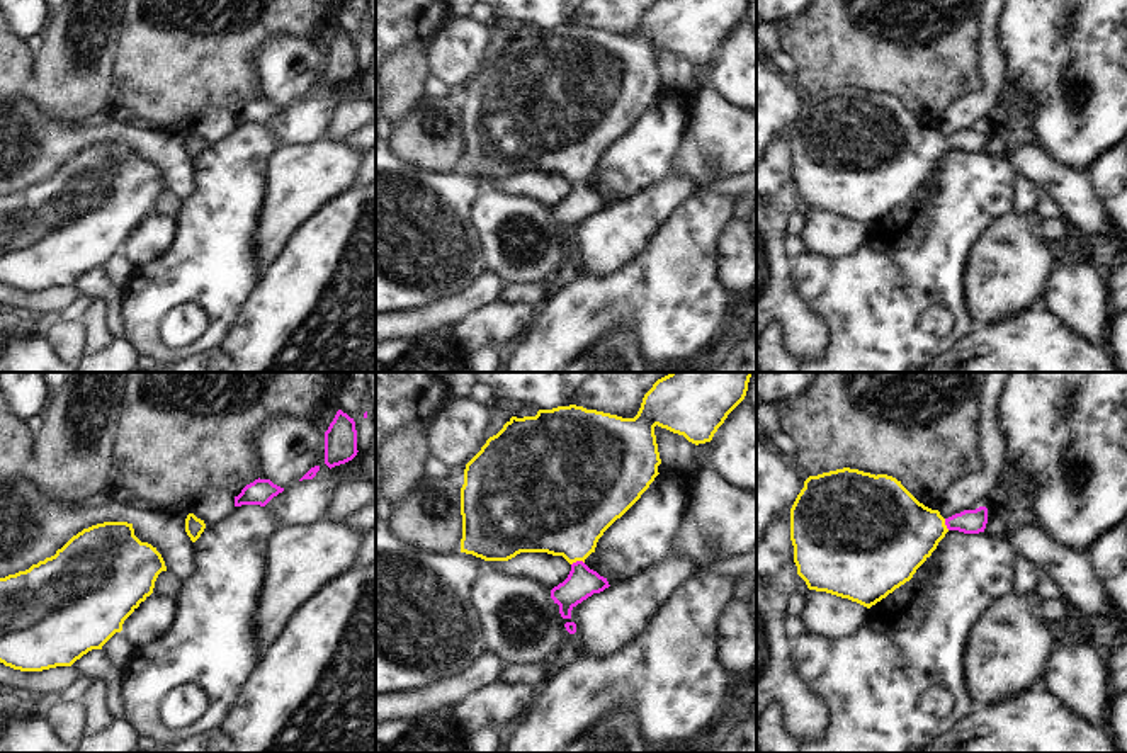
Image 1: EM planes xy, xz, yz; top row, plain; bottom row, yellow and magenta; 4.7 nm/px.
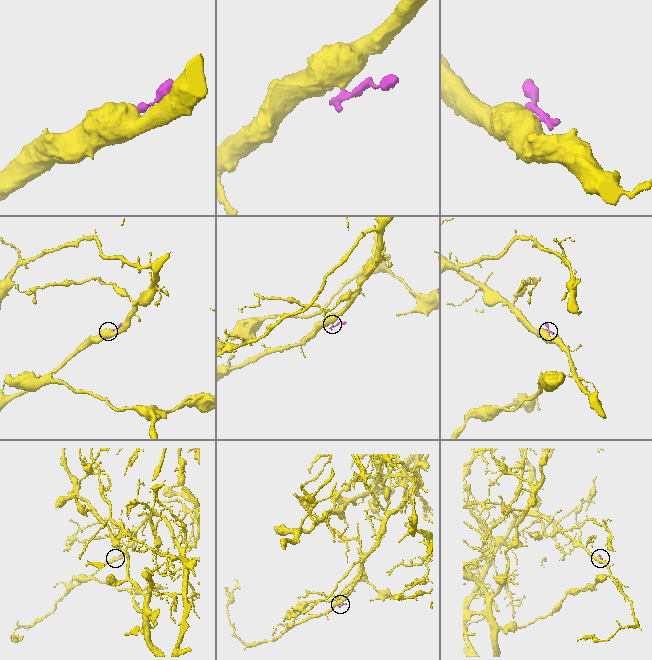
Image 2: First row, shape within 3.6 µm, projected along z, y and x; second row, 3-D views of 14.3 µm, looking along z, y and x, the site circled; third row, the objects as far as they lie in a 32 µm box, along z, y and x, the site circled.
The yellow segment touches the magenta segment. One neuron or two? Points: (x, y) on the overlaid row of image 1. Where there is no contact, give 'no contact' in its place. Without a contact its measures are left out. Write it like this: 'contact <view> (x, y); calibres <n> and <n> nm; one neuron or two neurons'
contact xz (577, 560); calibres 440 and 150 nm; one neuron

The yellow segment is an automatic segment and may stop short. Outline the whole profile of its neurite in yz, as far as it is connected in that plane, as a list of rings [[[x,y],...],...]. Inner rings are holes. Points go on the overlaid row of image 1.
[[[836,469],[809,476],[790,508],[790,541],[797,575],[809,590],[826,592],[867,609],[913,578],[949,530],[984,532],[988,508],[943,518],[887,474]]]

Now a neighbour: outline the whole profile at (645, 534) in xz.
[[[668,471],[660,473],[641,498],[598,539],[597,573],[617,585],[666,558],[687,510],[685,483]]]

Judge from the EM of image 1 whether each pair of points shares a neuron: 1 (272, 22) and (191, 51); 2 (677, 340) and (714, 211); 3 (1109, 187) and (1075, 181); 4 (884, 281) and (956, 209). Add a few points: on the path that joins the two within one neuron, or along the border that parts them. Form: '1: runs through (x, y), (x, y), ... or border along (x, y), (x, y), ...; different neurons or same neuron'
1: runs through (252, 28), (243, 33), (211, 36); same neuron
2: runs through (677, 308), (679, 262), (685, 243); same neuron
3: border along (1085, 174), (1109, 220); different neurons
4: runs through (903, 271), (935, 230); same neuron

